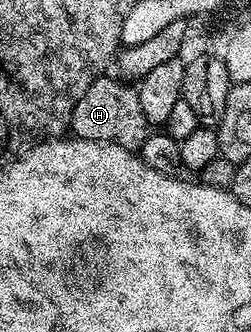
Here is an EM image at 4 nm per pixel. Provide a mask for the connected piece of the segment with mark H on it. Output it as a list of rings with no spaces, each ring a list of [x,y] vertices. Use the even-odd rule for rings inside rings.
[[[117,76],[94,79],[88,92],[84,92],[80,100],[76,100],[76,108],[70,117],[70,130],[75,138],[116,144],[131,152],[141,151],[148,133],[148,123],[144,116],[144,108],[140,108],[137,89]]]

